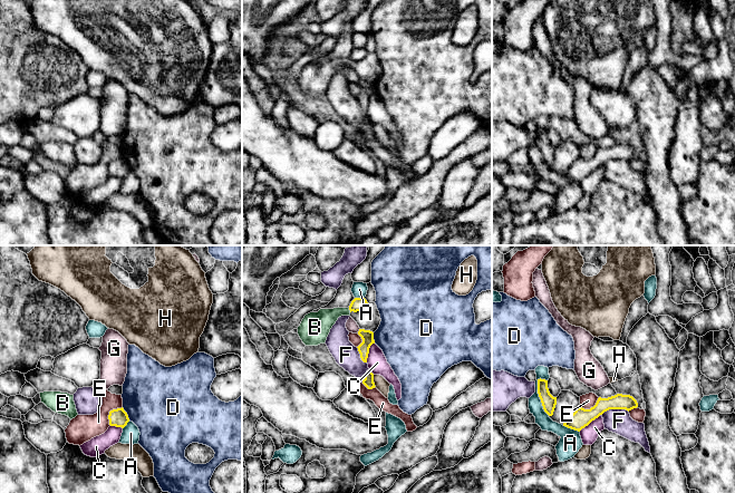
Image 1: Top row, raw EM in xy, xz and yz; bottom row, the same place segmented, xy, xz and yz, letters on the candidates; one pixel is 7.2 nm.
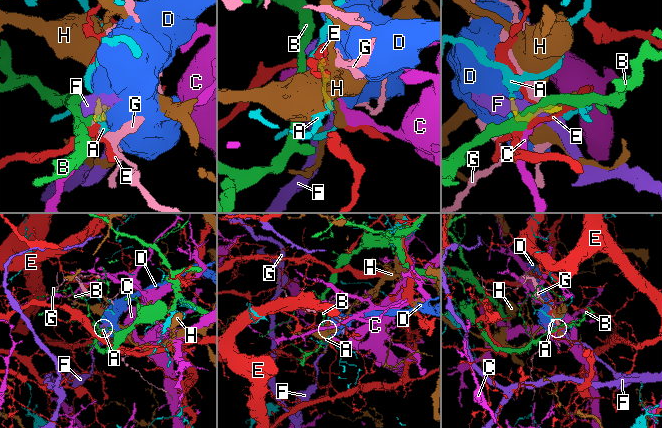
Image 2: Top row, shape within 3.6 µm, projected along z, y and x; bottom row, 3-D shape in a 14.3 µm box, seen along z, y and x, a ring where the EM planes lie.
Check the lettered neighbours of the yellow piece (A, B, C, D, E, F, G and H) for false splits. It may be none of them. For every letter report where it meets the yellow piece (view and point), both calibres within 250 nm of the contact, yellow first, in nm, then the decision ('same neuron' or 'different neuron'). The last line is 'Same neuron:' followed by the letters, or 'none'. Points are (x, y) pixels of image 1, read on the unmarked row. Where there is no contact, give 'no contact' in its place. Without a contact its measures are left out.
A: meets yellow in yz at (539, 146); 100 nm thick on the yellow side, 100 nm on the other; different neuron
B: meets yellow in xz at (349, 59); 100 nm thick on the yellow side, 180 nm on the other; different neuron
C: meets yellow in yz at (589, 173); 140 nm thick on the yellow side, 120 nm on the other; different neuron
D: meets yellow in xy at (126, 164); 130 nm thick on the yellow side, 480 nm on the other; different neuron
E: meets yellow in xy at (109, 163); 130 nm thick on the yellow side, 200 nm on the other; different neuron
F: meets yellow in yz at (615, 158); 140 nm thick on the yellow side, 180 nm on the other; different neuron
G: meets yellow in xz at (359, 80); 90 nm thick on the yellow side, 90 nm on the other; different neuron
H: meets yellow in xz at (373, 131); 80 nm thick on the yellow side, 90 nm on the other; different neuron
Same neuron: none

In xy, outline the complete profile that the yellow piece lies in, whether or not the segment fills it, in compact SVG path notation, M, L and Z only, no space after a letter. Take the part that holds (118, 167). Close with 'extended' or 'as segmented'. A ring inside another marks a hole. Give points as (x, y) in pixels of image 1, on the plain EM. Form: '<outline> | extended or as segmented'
M117 158L109 162L109 175L124 178L129 172L127 163L124 158Z | as segmented

